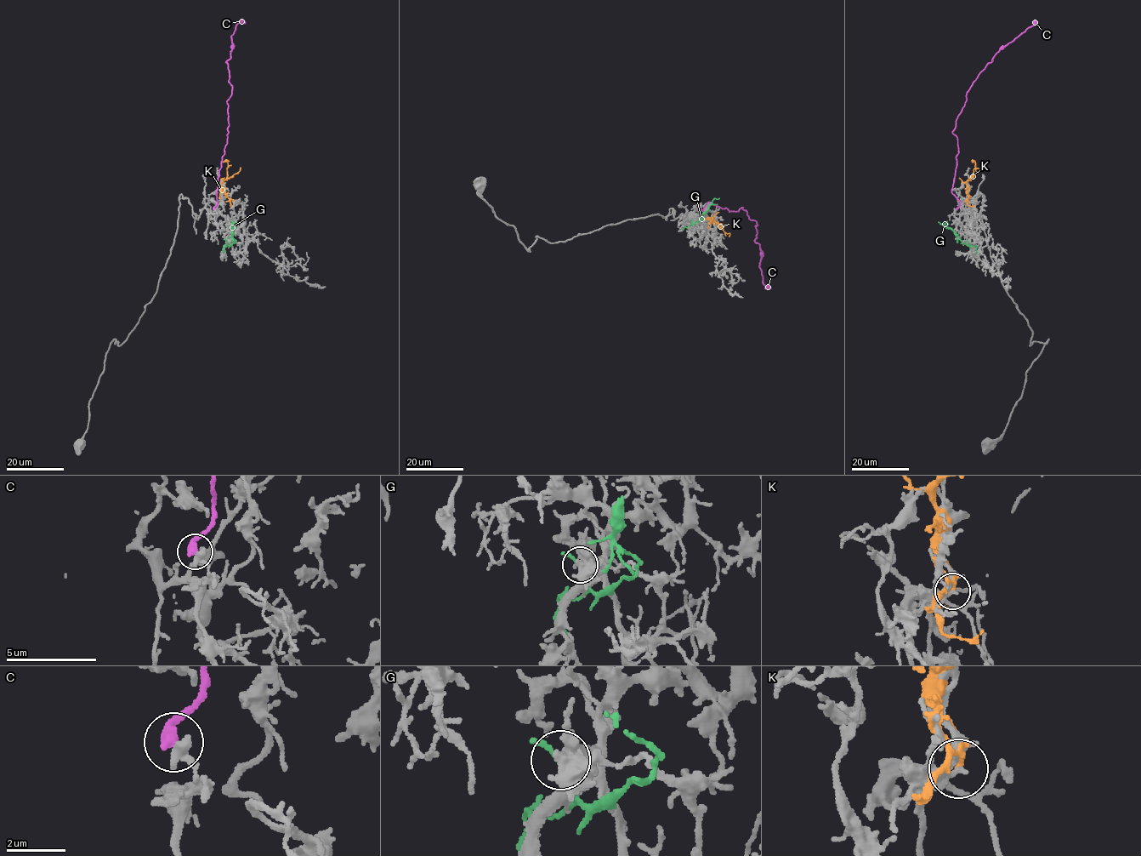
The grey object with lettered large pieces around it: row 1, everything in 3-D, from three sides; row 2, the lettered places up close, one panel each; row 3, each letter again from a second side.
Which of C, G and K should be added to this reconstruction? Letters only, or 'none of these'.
none of these

